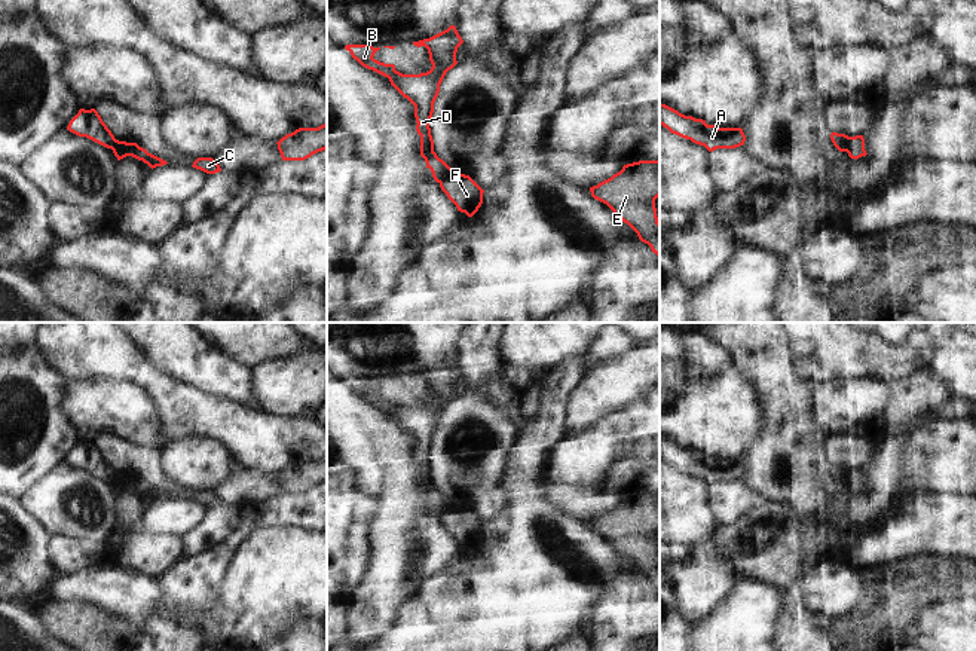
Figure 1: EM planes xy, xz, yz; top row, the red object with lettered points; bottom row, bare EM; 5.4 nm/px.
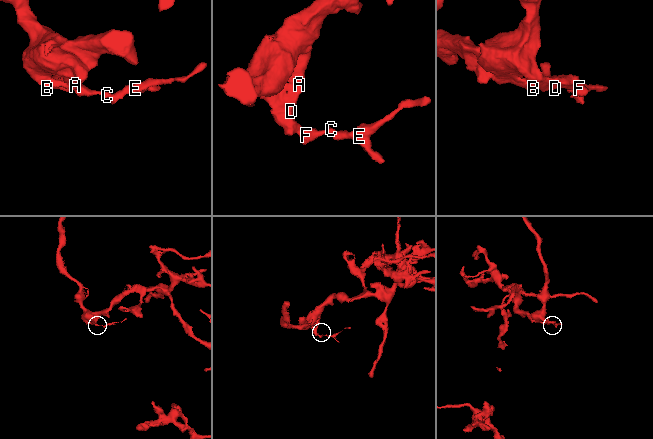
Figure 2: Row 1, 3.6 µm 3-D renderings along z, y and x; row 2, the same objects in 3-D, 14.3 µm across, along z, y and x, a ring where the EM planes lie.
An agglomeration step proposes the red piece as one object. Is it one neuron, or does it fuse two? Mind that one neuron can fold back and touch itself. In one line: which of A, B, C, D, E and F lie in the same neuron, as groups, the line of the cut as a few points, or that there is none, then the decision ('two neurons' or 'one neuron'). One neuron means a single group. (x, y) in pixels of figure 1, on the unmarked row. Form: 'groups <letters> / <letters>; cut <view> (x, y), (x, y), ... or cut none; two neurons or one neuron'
groups A B D / C E F; cut xz (453, 506), (440, 516); two neurons

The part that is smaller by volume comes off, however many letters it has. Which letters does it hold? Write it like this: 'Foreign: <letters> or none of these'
Foreign: C, E, F

